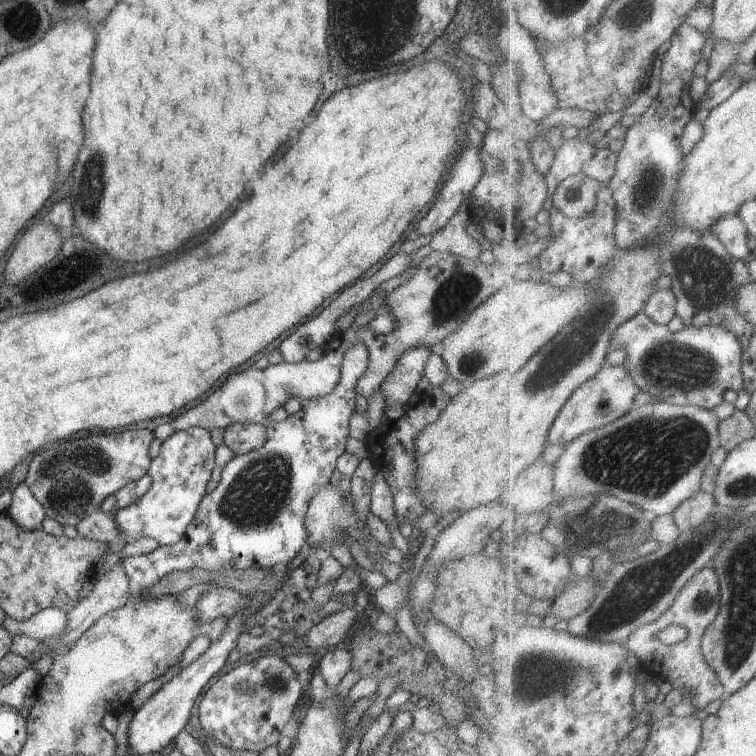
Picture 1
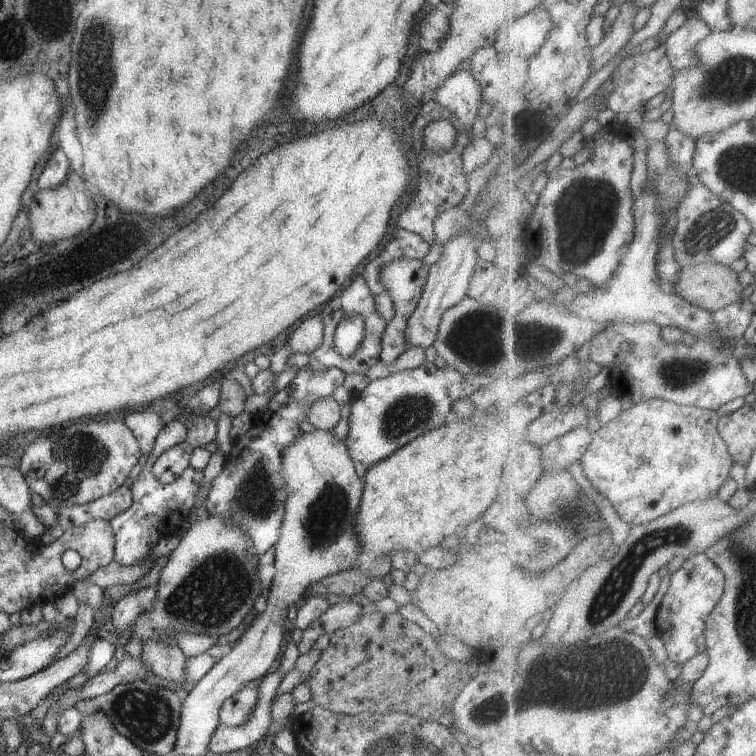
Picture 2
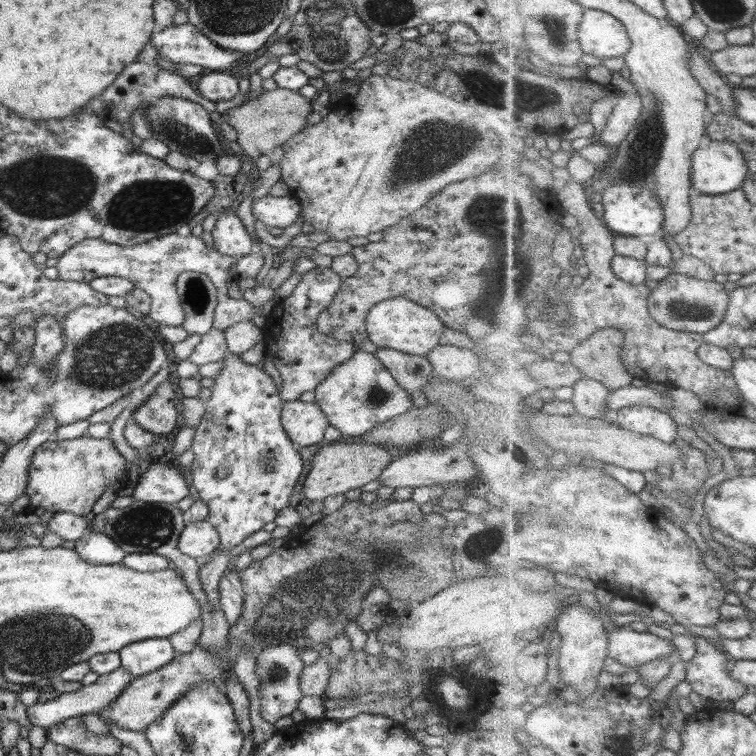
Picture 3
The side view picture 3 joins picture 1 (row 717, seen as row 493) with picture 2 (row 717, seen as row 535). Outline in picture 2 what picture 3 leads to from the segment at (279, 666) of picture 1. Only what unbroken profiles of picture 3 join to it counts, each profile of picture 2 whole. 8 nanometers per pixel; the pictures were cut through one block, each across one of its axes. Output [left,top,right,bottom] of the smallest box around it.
[219,684,258,726]

